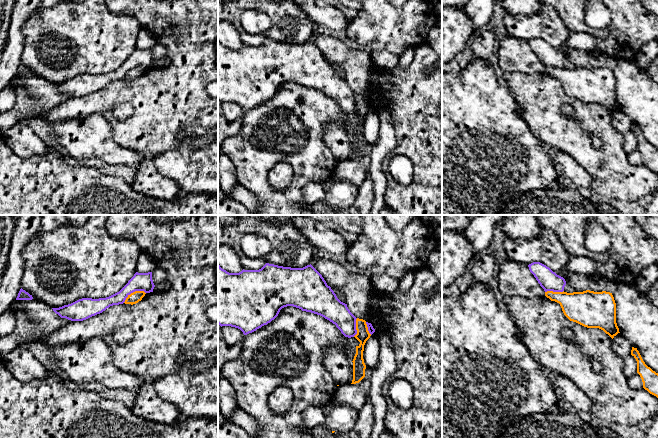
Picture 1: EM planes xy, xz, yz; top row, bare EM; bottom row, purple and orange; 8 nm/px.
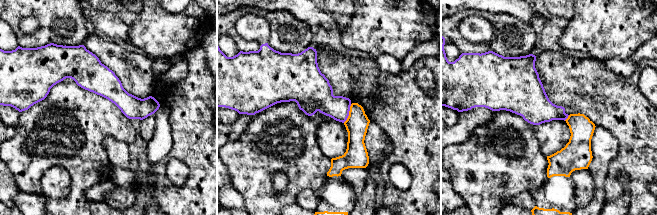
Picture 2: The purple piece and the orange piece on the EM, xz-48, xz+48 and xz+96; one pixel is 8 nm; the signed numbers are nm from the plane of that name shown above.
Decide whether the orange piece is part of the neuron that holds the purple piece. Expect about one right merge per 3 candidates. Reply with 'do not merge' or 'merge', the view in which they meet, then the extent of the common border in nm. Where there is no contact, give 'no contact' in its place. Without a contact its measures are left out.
do not merge | xy | 200 nm

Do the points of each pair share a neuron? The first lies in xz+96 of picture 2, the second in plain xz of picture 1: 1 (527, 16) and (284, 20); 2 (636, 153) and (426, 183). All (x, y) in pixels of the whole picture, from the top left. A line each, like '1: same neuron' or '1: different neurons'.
1: different neurons
2: same neuron

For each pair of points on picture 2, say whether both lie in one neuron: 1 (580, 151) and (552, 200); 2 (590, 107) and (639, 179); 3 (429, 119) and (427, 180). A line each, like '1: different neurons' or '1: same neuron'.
1: same neuron
2: same neuron
3: same neuron

